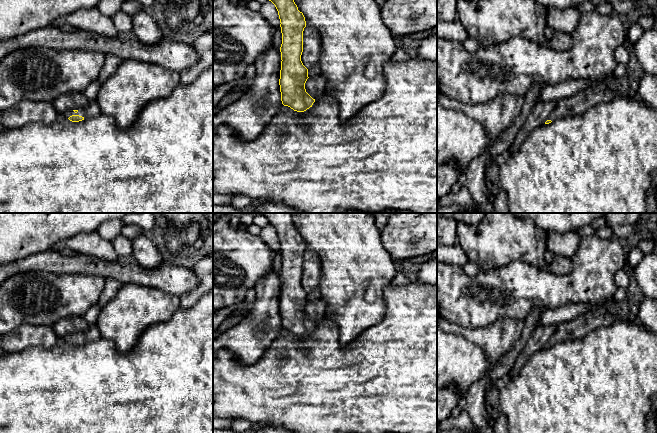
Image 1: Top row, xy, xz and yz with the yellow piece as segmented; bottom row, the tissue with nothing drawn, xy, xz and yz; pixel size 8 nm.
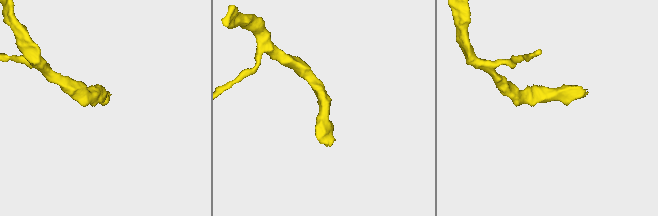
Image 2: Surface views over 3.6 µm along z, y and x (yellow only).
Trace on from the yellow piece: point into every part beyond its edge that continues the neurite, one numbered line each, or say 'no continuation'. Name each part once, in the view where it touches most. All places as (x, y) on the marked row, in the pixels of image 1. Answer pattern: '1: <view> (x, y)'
1: xy (92, 109)

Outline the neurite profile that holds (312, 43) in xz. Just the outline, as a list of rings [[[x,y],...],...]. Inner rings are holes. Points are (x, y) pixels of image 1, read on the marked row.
[[[306,25],[303,31],[301,61],[308,70],[320,63],[321,46],[320,34],[313,27]]]

